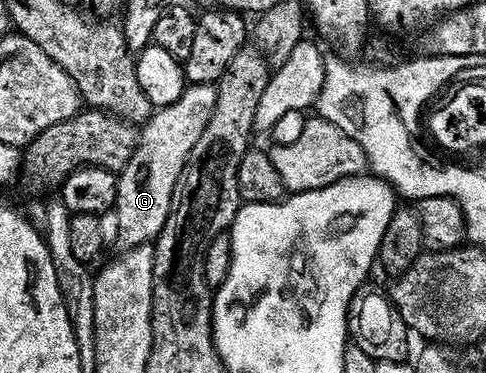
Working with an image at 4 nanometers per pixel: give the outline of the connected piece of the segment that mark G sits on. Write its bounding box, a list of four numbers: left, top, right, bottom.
[118,84,219,245]

